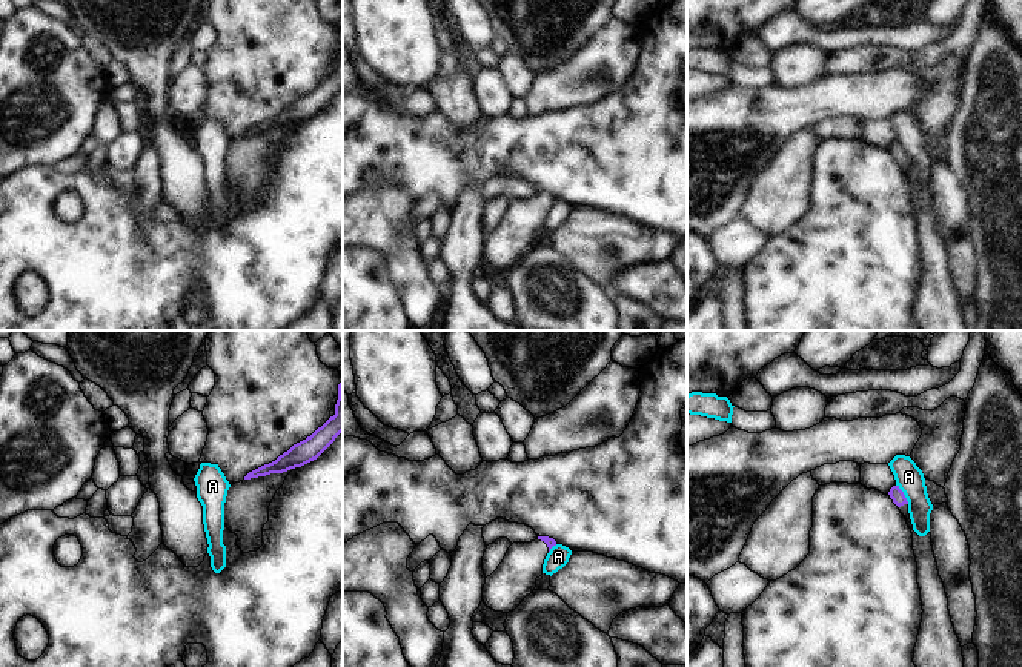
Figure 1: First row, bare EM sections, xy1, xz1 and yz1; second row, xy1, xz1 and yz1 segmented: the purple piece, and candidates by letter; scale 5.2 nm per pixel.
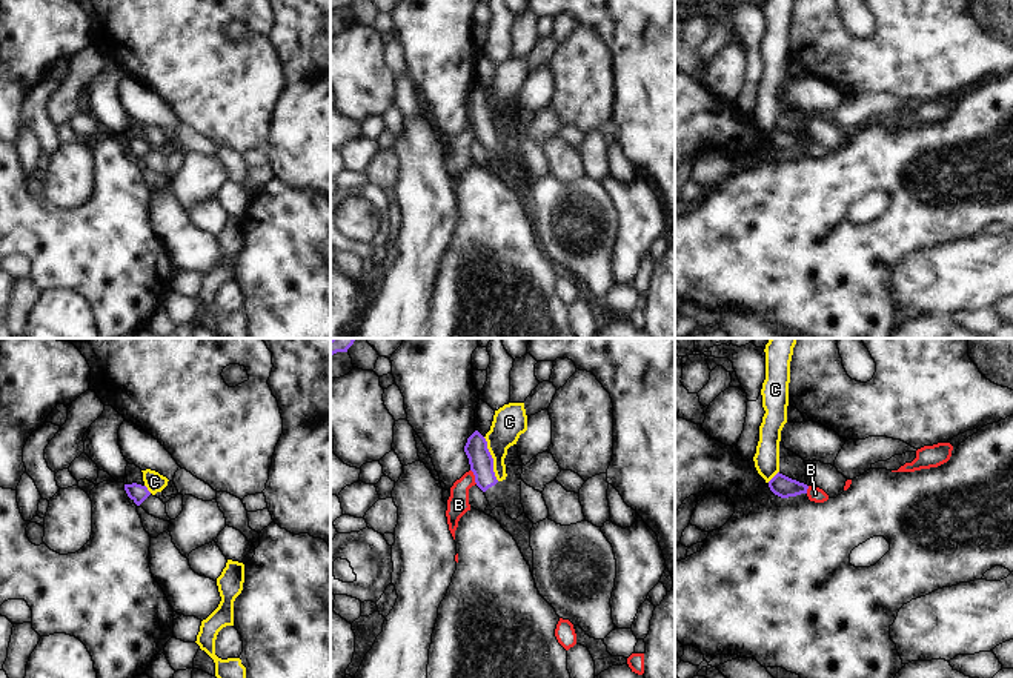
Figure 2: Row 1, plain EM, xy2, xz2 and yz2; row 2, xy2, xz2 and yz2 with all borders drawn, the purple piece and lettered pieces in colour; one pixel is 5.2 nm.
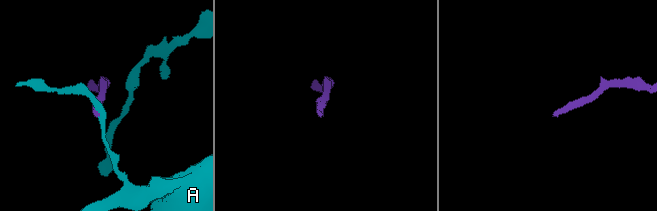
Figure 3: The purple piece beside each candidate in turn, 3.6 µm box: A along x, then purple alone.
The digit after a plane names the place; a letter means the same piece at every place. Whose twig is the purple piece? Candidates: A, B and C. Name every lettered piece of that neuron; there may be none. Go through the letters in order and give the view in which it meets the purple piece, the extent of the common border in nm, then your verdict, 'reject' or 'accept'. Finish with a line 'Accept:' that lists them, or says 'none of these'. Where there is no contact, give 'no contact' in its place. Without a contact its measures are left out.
A: contact in yz1; length 120 nm; reject
B: contact in xz2; length 90 nm; reject
C: contact in xz2; length 240 nm; reject
Accept: none of these

